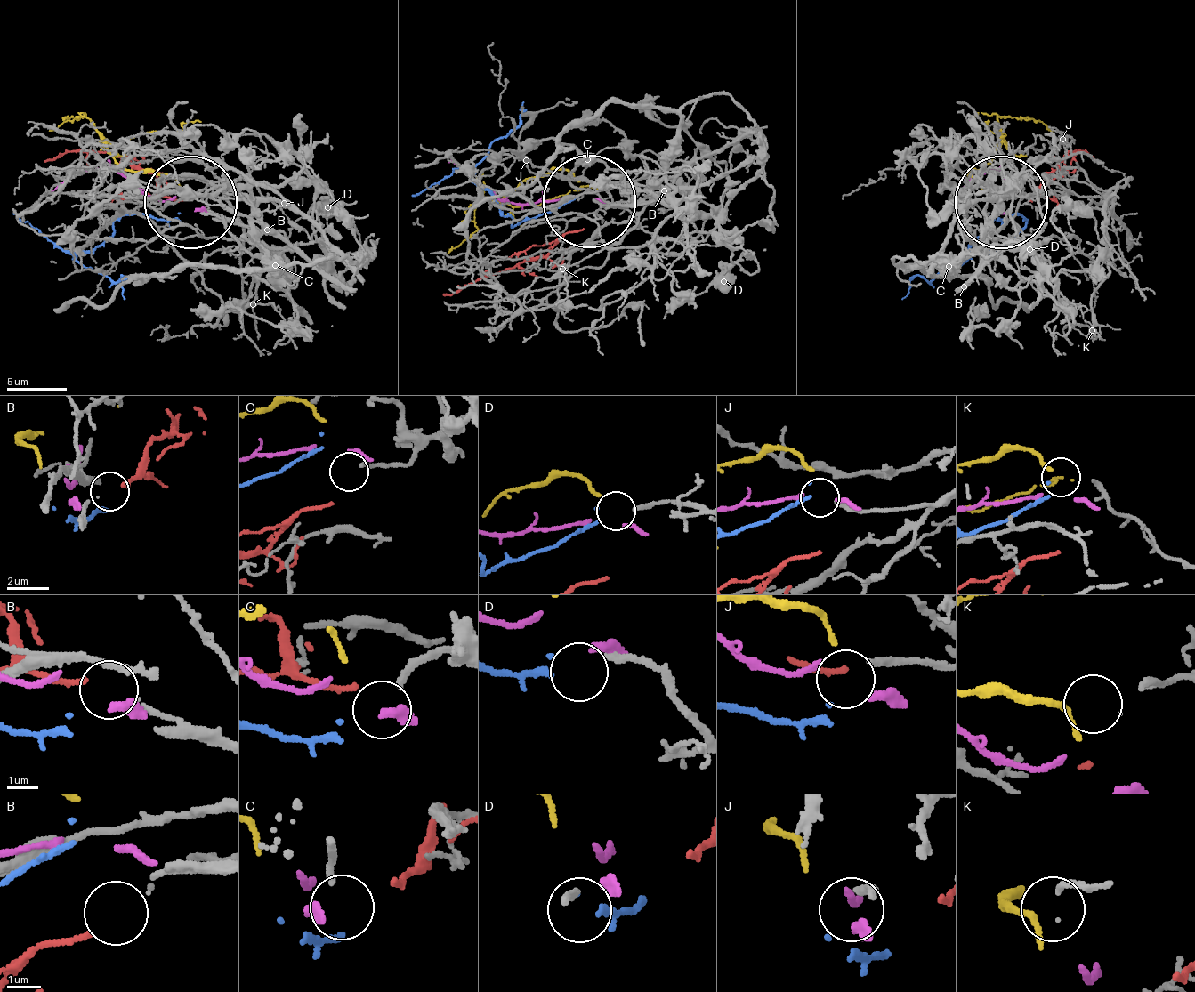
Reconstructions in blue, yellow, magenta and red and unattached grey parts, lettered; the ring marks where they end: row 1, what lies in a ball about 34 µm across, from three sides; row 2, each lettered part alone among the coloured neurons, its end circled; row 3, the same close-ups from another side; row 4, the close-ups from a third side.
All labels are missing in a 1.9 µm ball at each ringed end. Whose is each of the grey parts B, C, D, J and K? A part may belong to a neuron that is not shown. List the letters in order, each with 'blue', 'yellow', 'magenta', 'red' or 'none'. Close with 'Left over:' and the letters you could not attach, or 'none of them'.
B: red
C: none
D: blue
J: none
K: yellow
Left over: C, J

